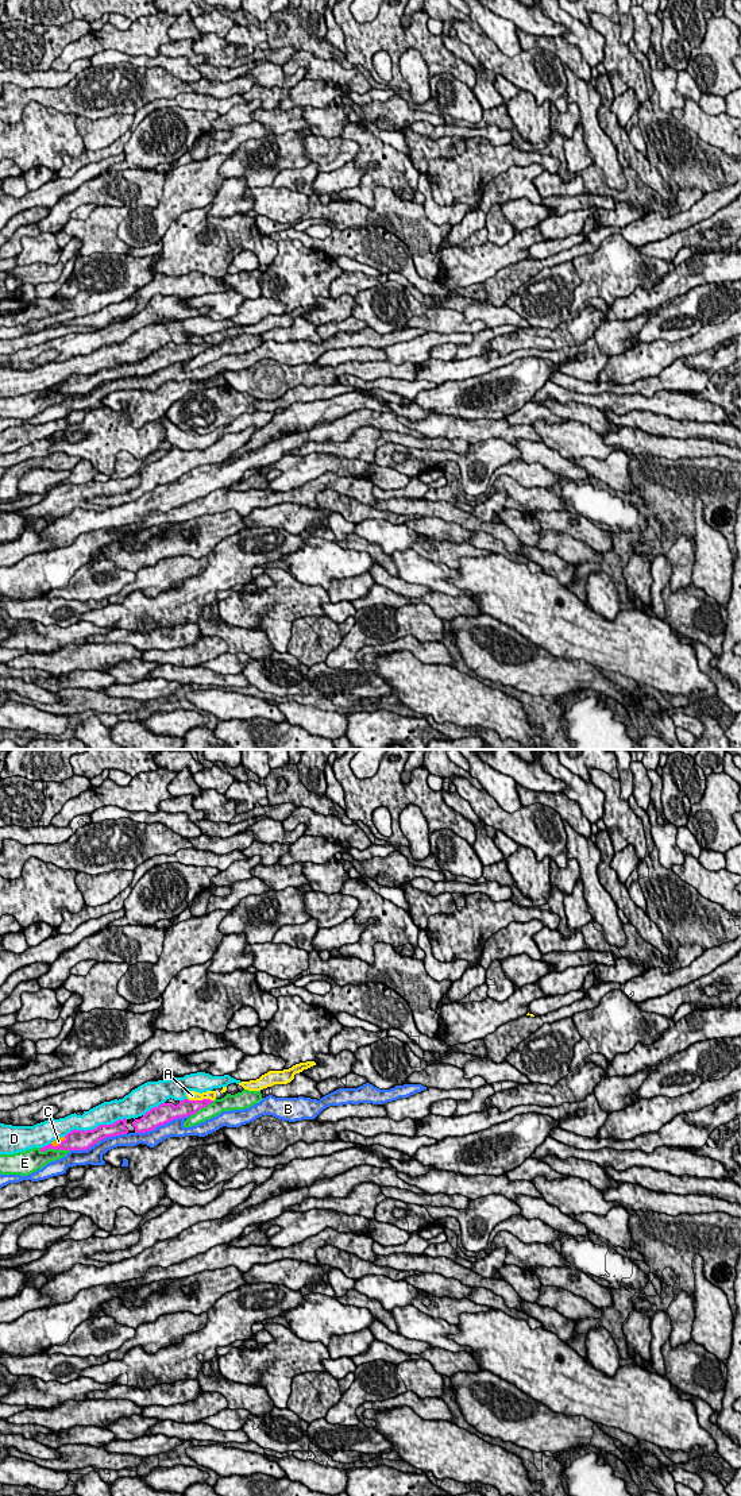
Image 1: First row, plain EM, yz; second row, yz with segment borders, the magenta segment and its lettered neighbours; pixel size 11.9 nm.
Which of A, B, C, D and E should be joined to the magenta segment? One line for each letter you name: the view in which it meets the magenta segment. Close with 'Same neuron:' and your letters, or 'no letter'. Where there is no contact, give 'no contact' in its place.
Same neuron: no letter

